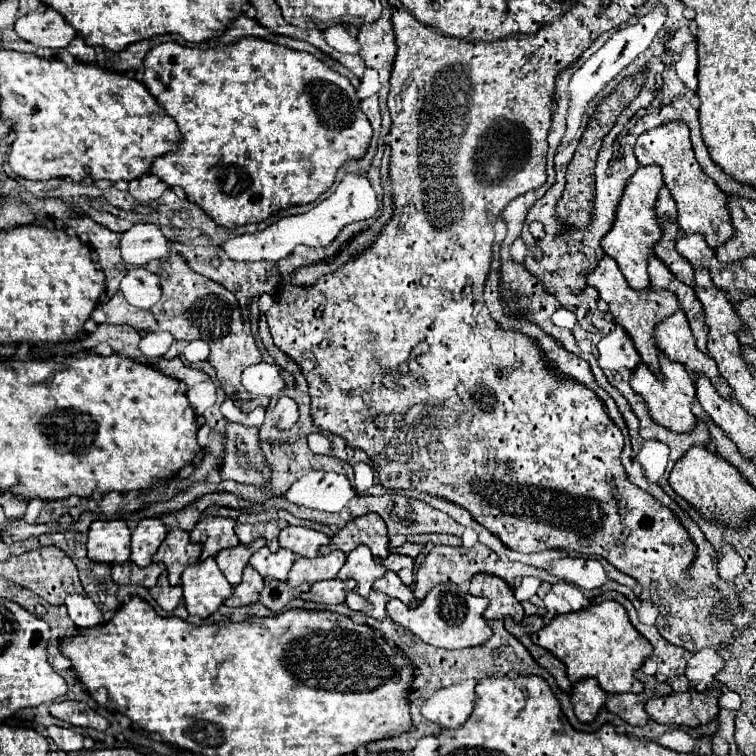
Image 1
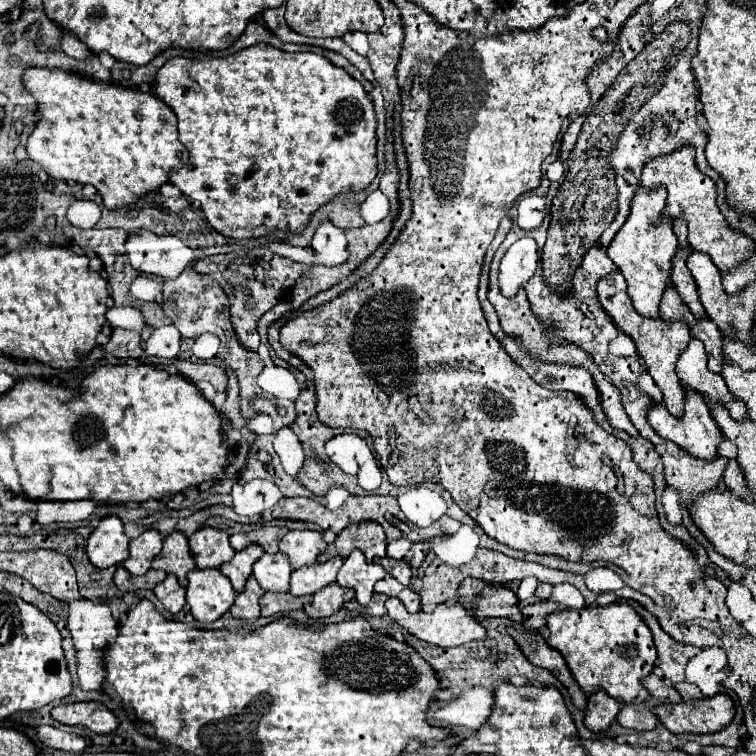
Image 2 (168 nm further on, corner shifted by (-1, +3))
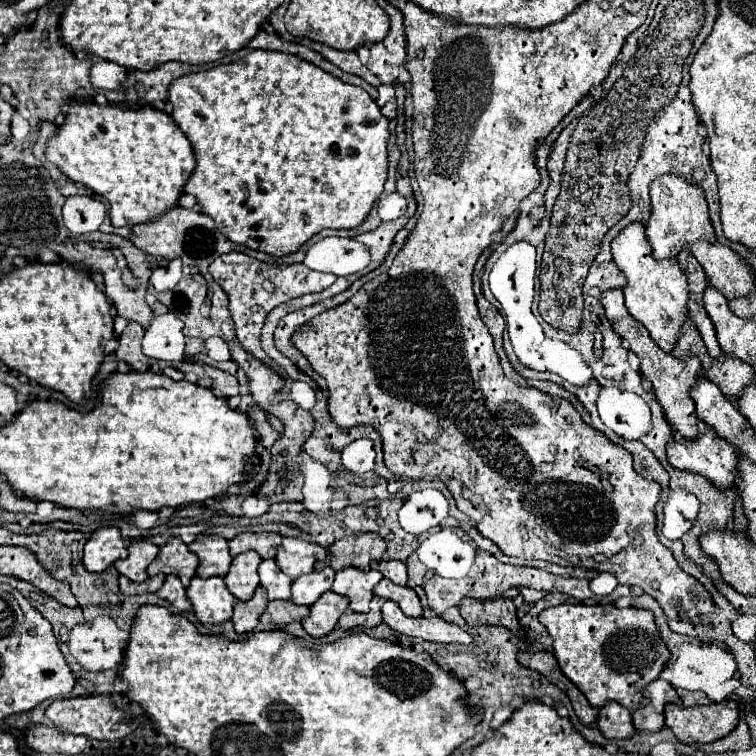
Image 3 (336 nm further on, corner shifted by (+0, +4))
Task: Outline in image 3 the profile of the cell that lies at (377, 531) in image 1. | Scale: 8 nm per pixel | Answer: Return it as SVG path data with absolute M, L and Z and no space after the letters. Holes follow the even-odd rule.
M361 532L359 536L347 536L337 540L327 550L327 564L335 570L345 566L357 566L361 570L369 570L371 560L381 560L385 552L385 540L371 532Z

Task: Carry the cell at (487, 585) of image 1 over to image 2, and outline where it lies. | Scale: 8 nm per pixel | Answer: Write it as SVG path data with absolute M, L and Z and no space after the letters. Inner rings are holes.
M464 579L458 589L458 603L478 621L486 617L506 617L510 621L522 623L518 597L508 587L484 585L484 581Z

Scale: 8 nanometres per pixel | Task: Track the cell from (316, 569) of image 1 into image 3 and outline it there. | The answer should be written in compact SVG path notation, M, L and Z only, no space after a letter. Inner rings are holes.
M325 566L323 570L313 570L309 574L299 576L293 582L293 596L291 596L291 600L295 604L311 606L323 592L331 590L333 578L335 578L335 570L331 566Z

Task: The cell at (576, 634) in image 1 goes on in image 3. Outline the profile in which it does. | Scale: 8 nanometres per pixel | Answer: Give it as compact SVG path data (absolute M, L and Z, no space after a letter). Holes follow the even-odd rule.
M561 604L553 608L545 608L539 614L539 622L547 628L553 638L553 652L563 670L563 674L587 696L589 704L601 708L607 700L615 700L629 710L637 710L646 706L649 700L643 696L643 688L653 682L669 660L669 650L663 644L657 626L653 622L653 614L641 608L615 608L611 604Z

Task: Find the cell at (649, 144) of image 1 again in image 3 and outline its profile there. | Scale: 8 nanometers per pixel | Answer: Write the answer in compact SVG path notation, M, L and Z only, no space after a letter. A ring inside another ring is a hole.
M663 174L651 182L649 194L651 194L651 216L645 224L645 232L647 240L651 242L655 258L673 258L679 254L681 248L687 248L703 266L711 284L725 298L729 300L739 298L755 290L751 266L745 260L739 260L737 252L733 252L729 246L723 246L717 240L709 220L705 192L699 184L691 184L679 174Z

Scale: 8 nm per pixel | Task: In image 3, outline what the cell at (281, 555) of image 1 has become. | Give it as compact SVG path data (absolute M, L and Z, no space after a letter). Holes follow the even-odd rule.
M263 560L259 564L261 586L267 590L269 600L289 600L291 598L291 578L281 572L275 560Z

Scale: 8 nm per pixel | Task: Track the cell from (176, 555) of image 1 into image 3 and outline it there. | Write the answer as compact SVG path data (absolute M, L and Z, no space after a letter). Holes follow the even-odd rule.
M171 538L167 544L163 544L159 548L159 554L153 560L153 566L157 566L157 568L151 566L149 572L151 574L157 574L157 572L175 574L175 576L181 578L183 586L187 588L191 576L197 570L197 564L199 564L199 560L197 560L195 554L189 552L187 544L183 540L179 540L179 538Z

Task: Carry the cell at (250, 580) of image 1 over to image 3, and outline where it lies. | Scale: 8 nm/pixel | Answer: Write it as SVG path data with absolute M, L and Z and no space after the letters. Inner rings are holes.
M257 586L255 594L247 602L237 602L235 612L233 612L233 624L235 632L251 632L259 624L259 614L267 606L267 592L263 592L263 586Z

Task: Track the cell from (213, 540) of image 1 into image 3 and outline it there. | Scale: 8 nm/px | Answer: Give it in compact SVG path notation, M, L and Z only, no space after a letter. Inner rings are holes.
M197 536L195 542L189 544L189 550L197 554L199 566L197 574L201 578L209 576L225 576L231 566L229 544L221 536Z

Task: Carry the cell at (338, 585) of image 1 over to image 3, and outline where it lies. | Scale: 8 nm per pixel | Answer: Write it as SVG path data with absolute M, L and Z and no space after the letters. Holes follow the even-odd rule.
M327 590L319 600L311 606L311 614L303 620L303 628L309 636L325 636L331 632L339 620L339 616L349 606L349 600L345 596L339 596L337 592Z

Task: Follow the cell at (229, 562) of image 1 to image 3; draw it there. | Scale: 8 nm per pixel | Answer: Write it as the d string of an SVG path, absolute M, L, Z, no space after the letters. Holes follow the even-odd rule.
M251 550L233 558L233 564L225 574L225 584L237 600L249 600L255 588L259 586L259 576L257 576L259 562L261 556Z

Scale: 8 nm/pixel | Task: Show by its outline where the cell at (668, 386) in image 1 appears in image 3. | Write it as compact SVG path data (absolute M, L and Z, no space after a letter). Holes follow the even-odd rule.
M705 426L705 430L693 440L673 438L667 444L667 458L669 458L671 466L681 468L681 470L689 470L689 472L699 472L719 488L727 488L737 480L737 470L735 470L737 468L737 454L735 454L735 448L727 440L723 440L711 426Z

